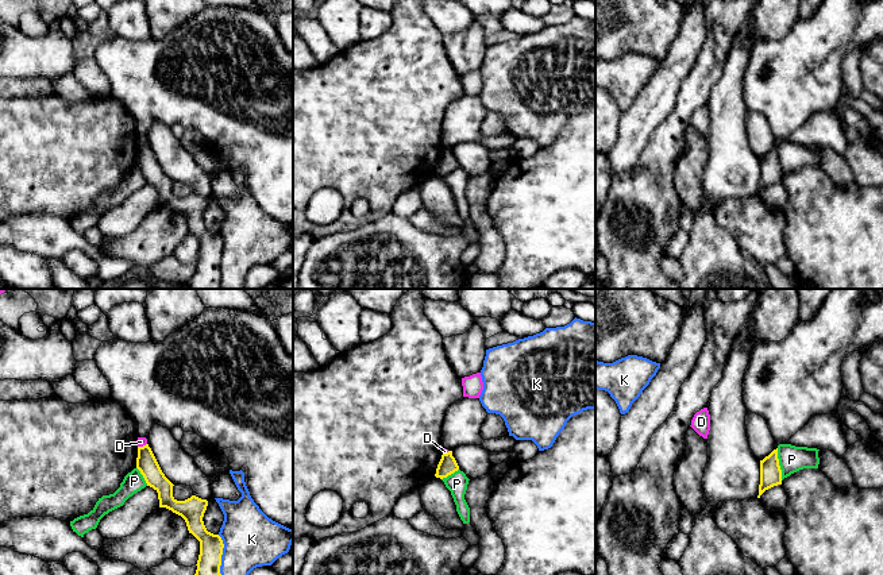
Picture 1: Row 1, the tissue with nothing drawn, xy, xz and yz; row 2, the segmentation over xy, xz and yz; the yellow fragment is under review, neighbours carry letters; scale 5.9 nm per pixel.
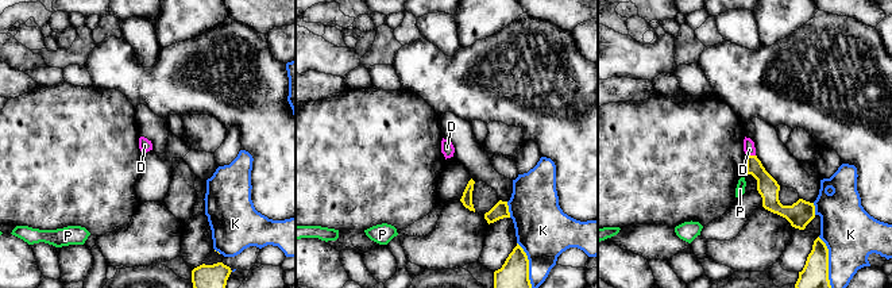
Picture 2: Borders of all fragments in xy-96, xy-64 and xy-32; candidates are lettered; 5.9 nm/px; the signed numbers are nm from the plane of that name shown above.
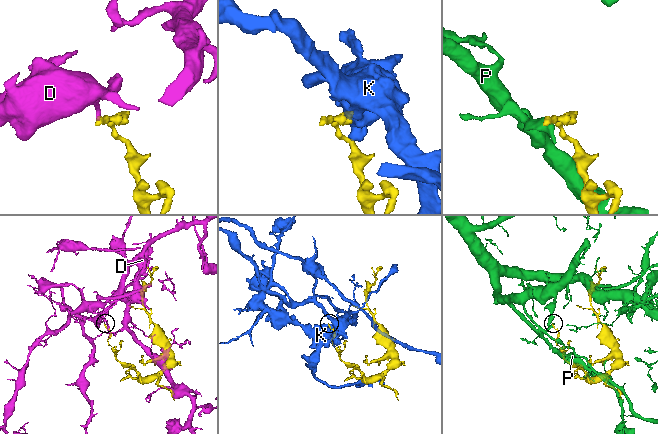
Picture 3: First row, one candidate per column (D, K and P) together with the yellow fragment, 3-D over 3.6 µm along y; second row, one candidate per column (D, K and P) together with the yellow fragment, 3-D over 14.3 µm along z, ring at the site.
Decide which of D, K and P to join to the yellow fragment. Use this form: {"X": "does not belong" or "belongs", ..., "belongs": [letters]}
{"D": "does not belong", "K": "does not belong", "P": "does not belong", "belongs": []}

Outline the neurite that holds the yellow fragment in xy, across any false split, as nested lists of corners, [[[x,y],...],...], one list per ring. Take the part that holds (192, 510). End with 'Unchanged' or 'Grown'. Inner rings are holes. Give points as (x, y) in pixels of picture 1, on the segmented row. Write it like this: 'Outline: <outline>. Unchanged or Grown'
Outline: [[[149,444],[138,447],[136,468],[143,475],[147,486],[158,493],[159,508],[166,508],[181,516],[189,533],[200,541],[200,555],[194,575],[221,575],[223,540],[219,535],[208,532],[203,521],[208,501],[196,495],[185,501],[177,501],[173,497],[174,485],[162,472]]]. Unchanged

